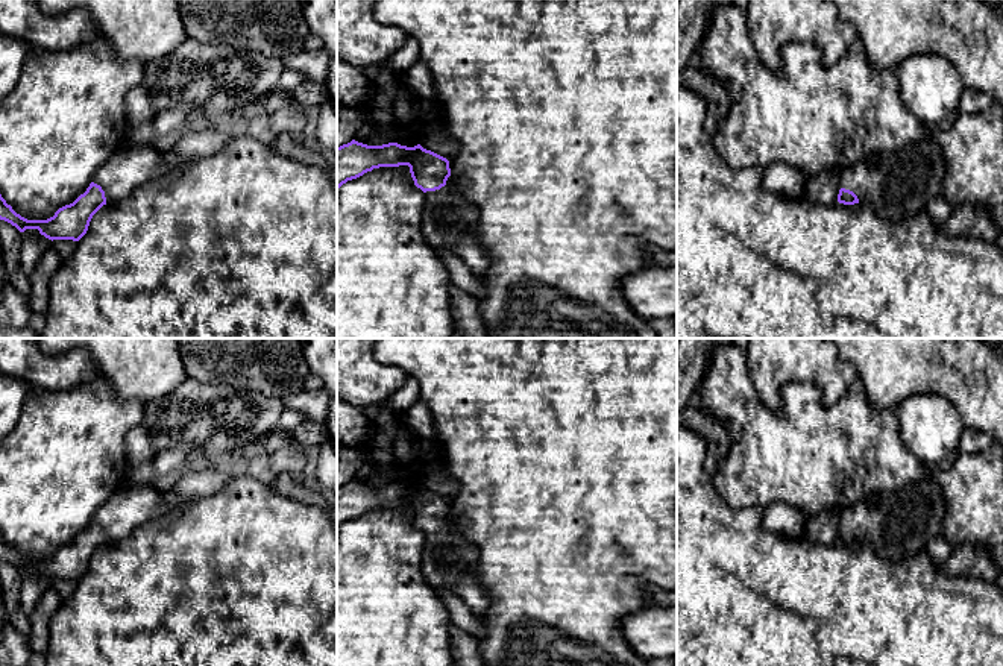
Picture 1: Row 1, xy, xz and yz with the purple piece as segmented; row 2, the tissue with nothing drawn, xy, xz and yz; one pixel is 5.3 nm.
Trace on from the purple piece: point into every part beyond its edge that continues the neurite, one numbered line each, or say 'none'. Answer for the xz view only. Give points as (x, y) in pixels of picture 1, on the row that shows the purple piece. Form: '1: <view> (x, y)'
1: xz (449, 223)

